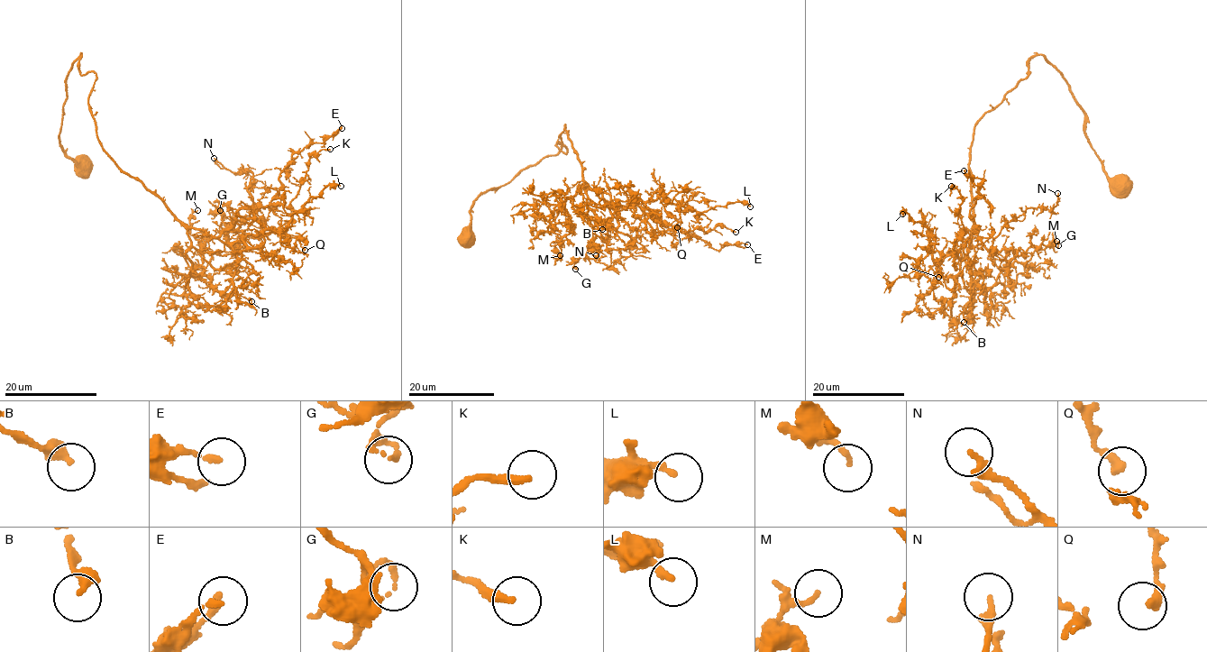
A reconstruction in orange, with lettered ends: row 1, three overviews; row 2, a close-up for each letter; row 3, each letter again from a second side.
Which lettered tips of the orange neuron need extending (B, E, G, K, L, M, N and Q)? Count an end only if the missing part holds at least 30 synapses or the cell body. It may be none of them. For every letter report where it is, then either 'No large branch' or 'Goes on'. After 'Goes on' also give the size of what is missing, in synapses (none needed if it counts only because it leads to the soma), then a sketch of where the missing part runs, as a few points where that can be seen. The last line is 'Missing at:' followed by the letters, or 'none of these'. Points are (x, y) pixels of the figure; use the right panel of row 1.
B: Place: (964, 322). No large branch
E: Place: (964, 170). No large branch
G: Place: (1058, 245). No large branch
K: Place: (951, 186). No large branch
L: Place: (902, 214). No large branch
M: Place: (1056, 241). No large branch
N: Place: (1057, 193). No large branch
Q: Place: (938, 277). No large branch
Missing at: none of these

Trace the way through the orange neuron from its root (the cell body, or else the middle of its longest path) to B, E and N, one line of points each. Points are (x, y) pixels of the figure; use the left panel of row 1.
B: (83, 164), (59, 137), (81, 54), (103, 151), (185, 227), (192, 270), (251, 301)
E: (83, 164), (59, 137), (81, 54), (103, 151), (214, 237), (242, 208), (268, 206), (286, 166), (342, 128)
N: (83, 164), (59, 137), (81, 54), (103, 151), (214, 237), (254, 208), (252, 173), (214, 158)

